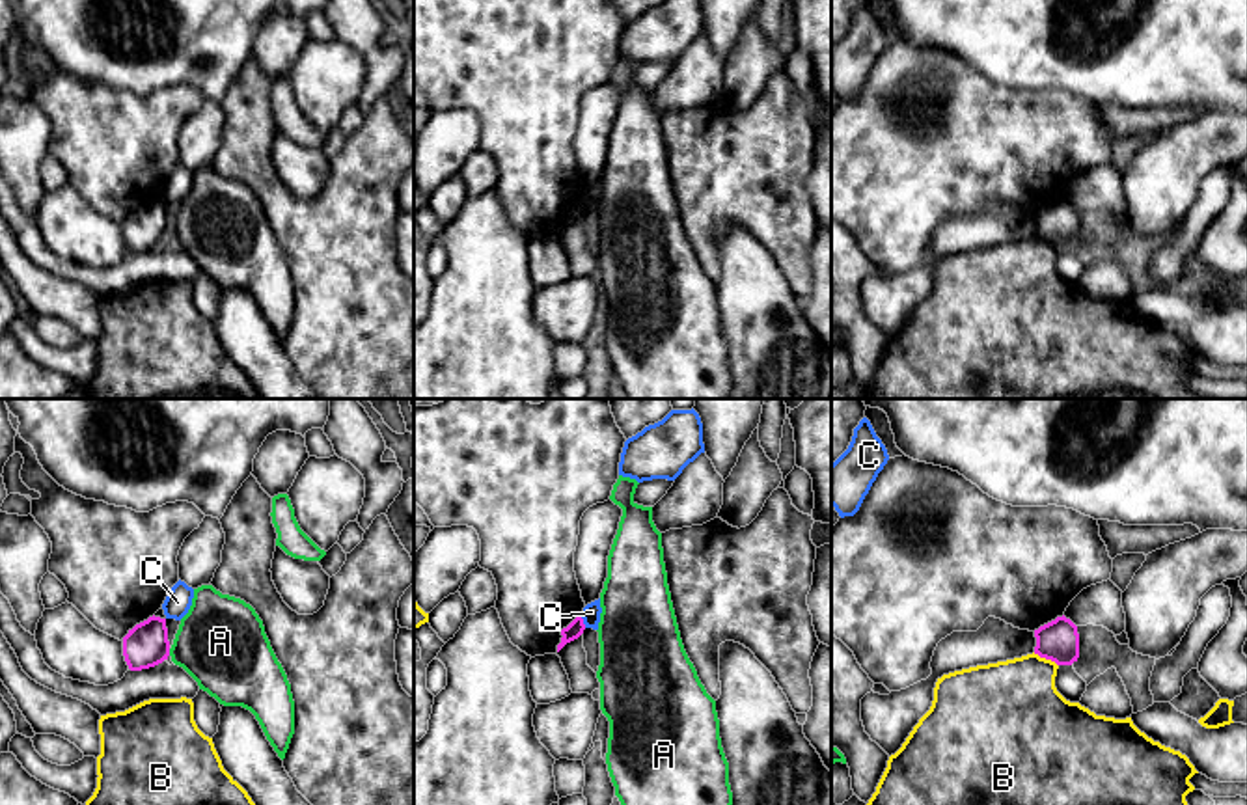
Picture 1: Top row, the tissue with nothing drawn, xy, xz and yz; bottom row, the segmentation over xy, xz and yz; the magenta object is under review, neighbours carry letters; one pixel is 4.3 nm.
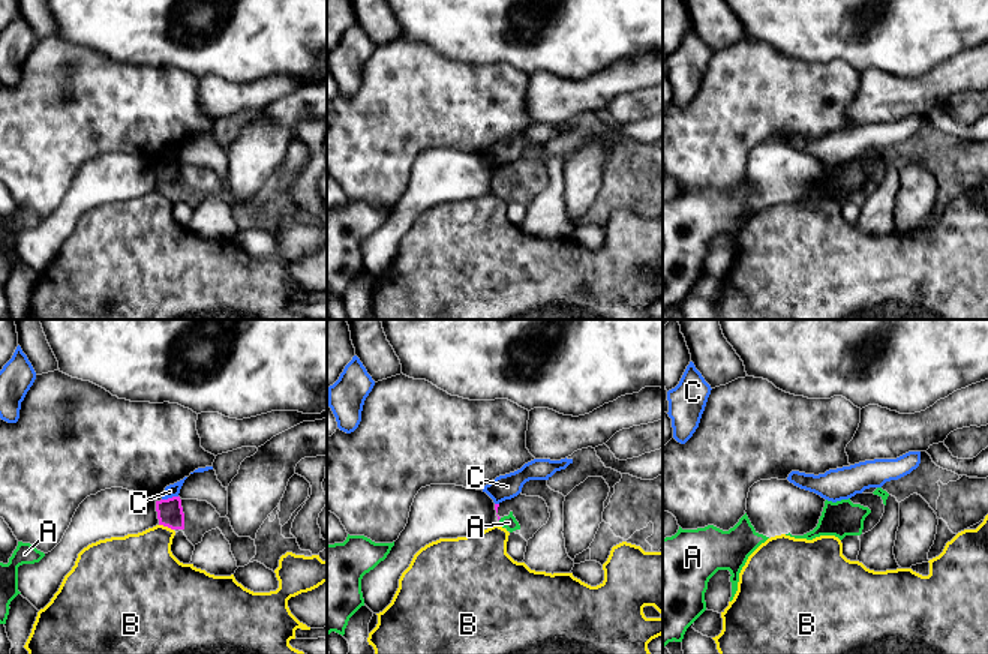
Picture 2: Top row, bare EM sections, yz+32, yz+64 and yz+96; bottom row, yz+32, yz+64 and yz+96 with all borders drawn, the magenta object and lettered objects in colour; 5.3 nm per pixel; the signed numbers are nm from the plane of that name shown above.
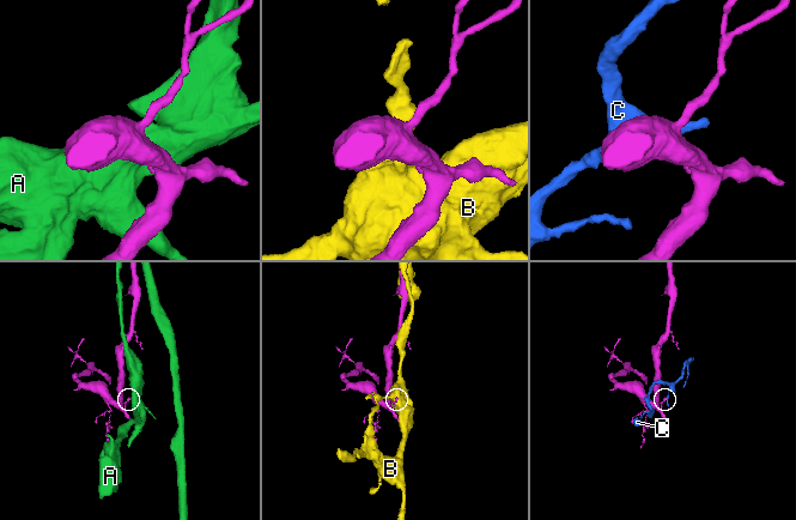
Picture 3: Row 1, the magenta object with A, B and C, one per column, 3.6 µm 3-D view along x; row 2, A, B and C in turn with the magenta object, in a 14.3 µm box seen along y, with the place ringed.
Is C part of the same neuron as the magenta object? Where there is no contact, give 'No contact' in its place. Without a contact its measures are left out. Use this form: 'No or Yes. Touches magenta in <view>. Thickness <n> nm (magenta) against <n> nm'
No. Touches magenta in xz. Thickness 70 nm (magenta) against 80 nm

